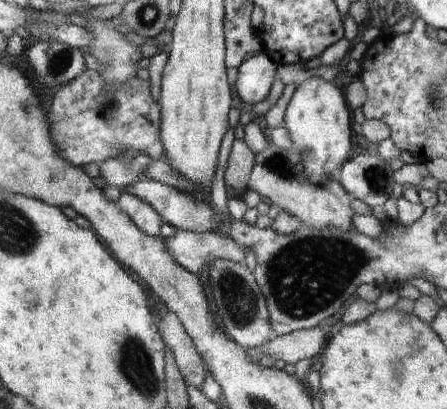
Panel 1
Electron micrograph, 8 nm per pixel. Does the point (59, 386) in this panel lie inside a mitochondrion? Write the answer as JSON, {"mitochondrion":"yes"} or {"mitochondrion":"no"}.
{"mitochondrion":"no"}

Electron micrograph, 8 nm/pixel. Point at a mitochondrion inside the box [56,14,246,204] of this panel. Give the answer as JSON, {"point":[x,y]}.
{"point":[104,107]}

